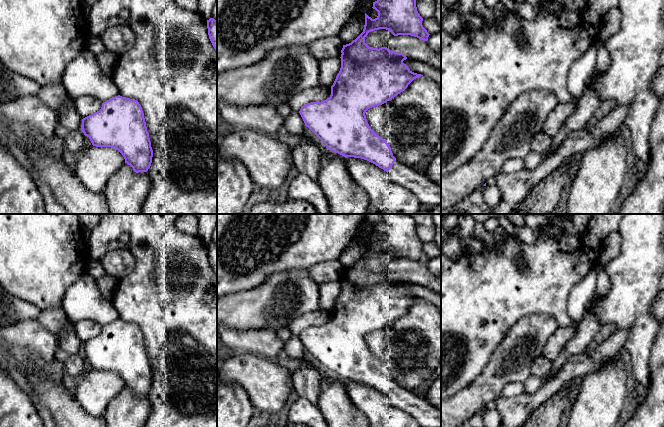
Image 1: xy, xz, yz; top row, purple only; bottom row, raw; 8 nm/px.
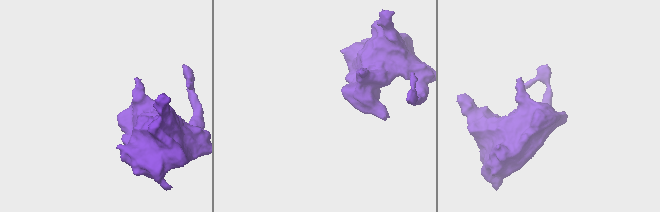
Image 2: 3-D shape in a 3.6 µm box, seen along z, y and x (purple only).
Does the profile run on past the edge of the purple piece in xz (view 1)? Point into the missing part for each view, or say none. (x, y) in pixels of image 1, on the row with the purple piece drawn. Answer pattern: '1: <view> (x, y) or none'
1: xz (428, 192)

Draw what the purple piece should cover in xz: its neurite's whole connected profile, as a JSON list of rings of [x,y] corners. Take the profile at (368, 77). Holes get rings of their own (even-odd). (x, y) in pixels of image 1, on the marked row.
[[[377,0],[373,2],[372,8],[378,12],[378,16],[375,19],[372,19],[365,13],[363,32],[351,43],[343,45],[340,57],[341,68],[331,86],[330,97],[321,102],[311,102],[304,105],[299,113],[305,126],[325,144],[327,149],[338,153],[345,158],[361,158],[375,164],[386,171],[392,181],[410,190],[418,198],[421,204],[432,206],[441,205],[441,186],[433,182],[429,176],[400,163],[393,156],[389,144],[371,129],[365,115],[368,109],[386,103],[403,92],[414,79],[423,76],[412,72],[408,66],[403,63],[403,61],[407,59],[403,53],[391,51],[387,47],[381,47],[379,49],[369,47],[365,43],[365,38],[368,33],[379,29],[386,29],[394,36],[411,35],[424,41],[428,40],[430,34],[422,25],[423,18],[417,11],[416,0]]]

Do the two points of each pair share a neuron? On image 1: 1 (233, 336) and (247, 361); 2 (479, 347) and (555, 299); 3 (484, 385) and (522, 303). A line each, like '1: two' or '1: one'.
1: two
2: one
3: two

